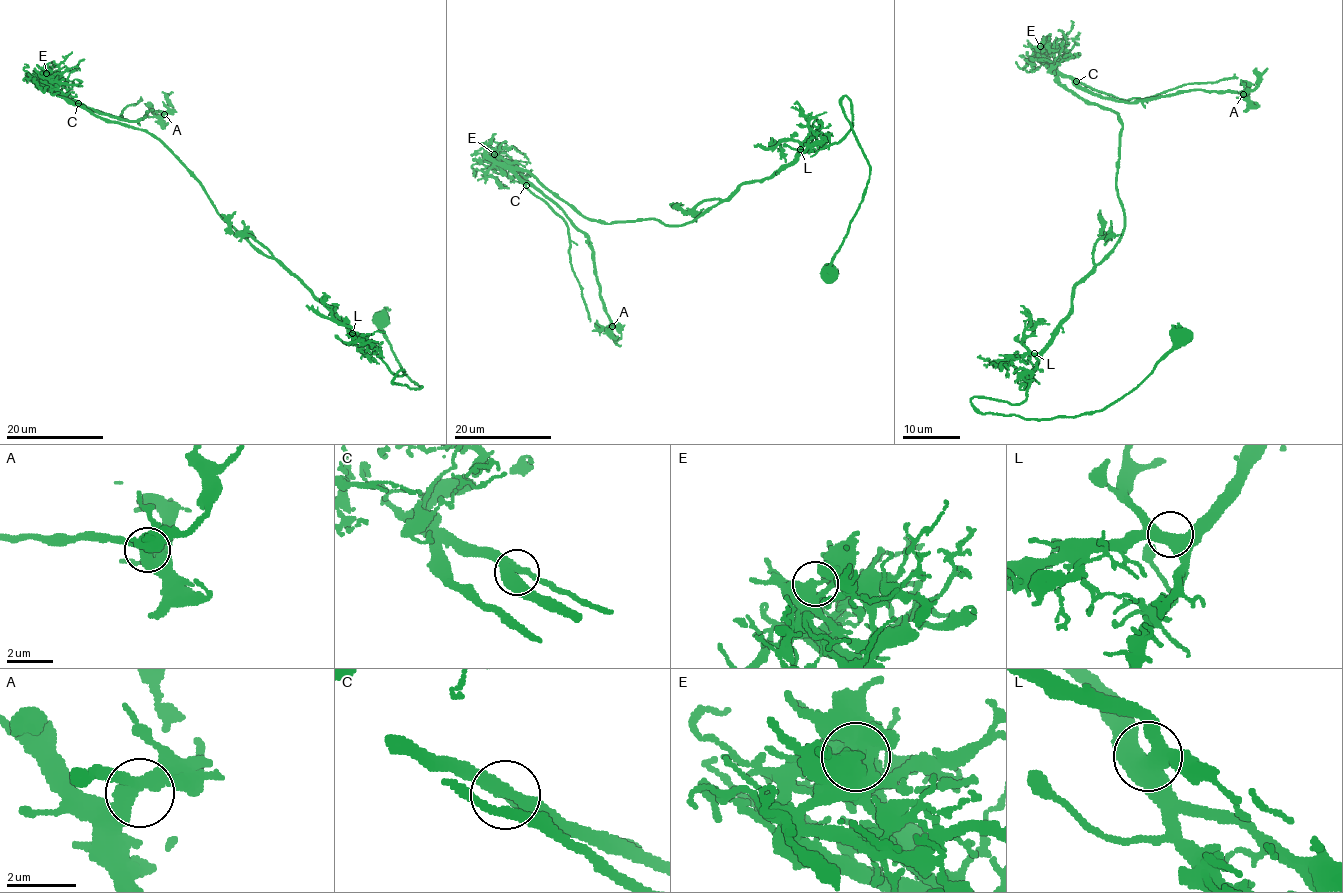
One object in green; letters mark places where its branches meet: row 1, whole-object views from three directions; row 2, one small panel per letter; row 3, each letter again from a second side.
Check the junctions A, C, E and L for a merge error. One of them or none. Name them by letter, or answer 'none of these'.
E

